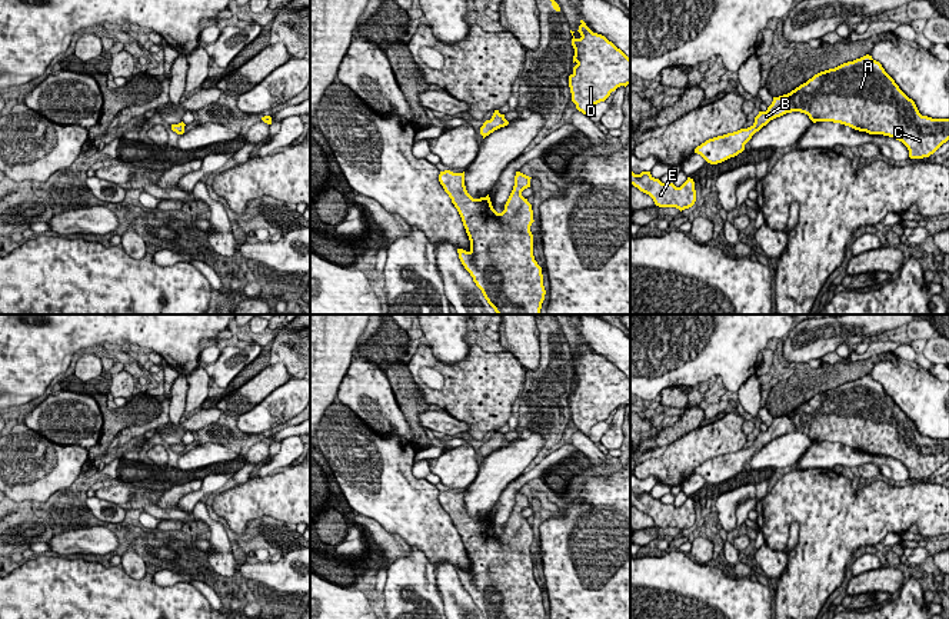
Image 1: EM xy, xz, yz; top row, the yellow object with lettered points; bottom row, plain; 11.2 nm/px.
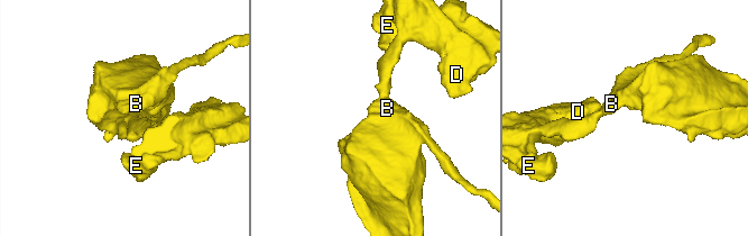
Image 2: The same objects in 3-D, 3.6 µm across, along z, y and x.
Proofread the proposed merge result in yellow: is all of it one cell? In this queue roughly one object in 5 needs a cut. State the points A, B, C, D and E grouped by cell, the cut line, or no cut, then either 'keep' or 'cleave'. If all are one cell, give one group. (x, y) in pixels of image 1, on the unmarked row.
groups A B C D E; cut none; keep

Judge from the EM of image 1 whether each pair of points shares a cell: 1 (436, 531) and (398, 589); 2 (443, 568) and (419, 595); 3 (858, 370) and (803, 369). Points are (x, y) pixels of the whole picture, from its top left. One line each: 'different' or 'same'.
1: different
2: different
3: same

